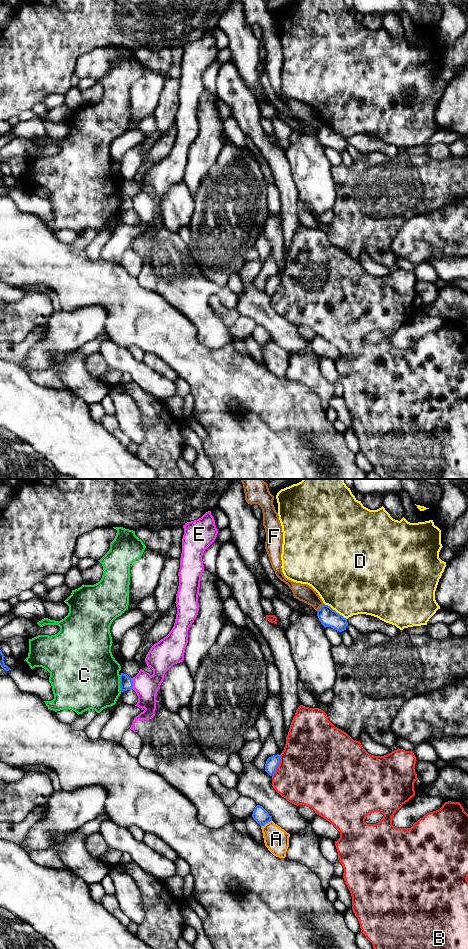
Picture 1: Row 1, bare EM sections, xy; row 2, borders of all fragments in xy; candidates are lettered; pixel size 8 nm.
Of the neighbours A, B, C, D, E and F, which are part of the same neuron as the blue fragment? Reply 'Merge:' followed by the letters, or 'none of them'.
Merge: none of them

